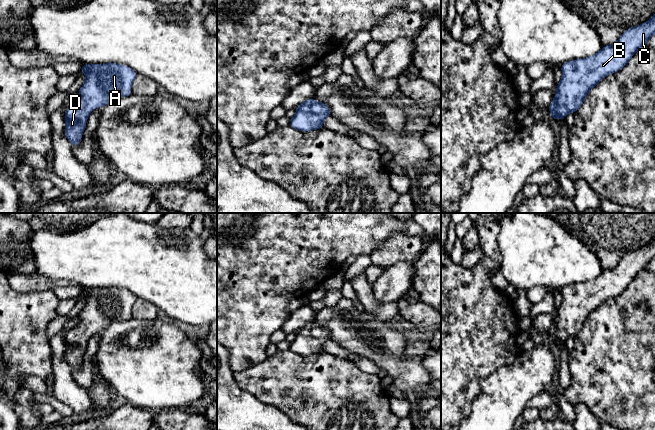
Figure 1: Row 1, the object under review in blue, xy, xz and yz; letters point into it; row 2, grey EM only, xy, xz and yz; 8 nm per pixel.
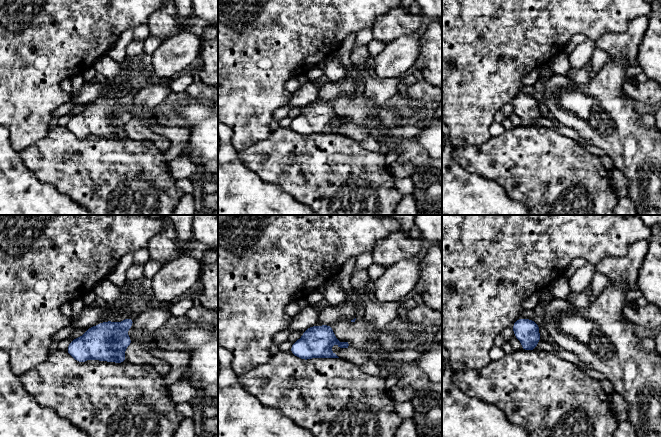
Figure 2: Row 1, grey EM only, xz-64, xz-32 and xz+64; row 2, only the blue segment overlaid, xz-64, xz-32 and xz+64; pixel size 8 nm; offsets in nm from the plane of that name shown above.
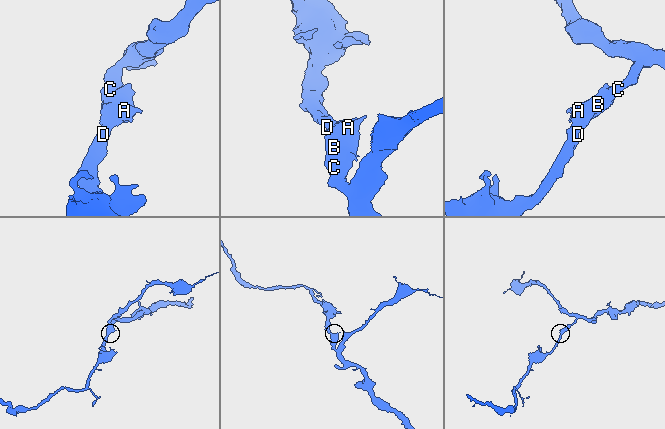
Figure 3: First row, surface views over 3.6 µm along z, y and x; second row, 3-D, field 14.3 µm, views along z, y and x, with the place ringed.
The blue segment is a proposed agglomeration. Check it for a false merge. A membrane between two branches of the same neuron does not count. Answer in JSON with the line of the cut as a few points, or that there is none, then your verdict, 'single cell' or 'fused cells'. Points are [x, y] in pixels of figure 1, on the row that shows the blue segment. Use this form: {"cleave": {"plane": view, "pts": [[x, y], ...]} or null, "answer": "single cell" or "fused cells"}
{"cleave": null, "answer": "single cell"}

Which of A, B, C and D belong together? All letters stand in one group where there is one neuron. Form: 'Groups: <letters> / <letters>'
Groups: A B C D

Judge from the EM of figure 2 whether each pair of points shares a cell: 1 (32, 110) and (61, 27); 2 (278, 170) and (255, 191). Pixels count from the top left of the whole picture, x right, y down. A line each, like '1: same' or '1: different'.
1: same
2: different

